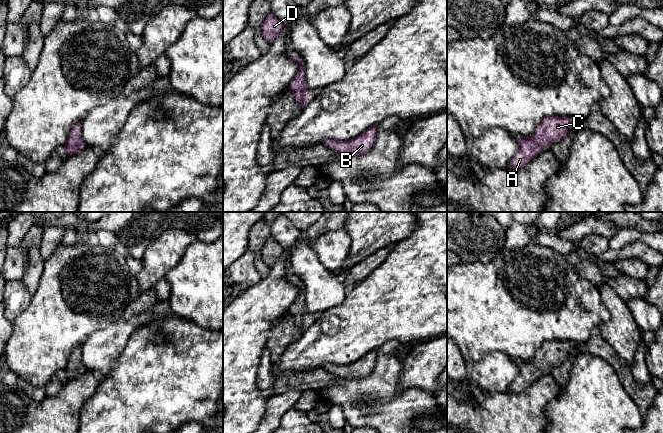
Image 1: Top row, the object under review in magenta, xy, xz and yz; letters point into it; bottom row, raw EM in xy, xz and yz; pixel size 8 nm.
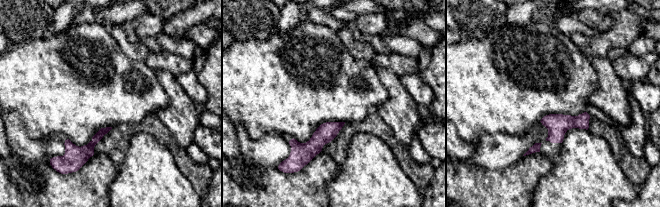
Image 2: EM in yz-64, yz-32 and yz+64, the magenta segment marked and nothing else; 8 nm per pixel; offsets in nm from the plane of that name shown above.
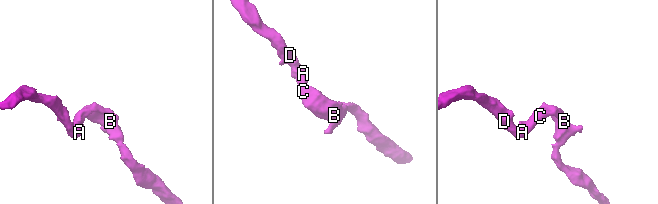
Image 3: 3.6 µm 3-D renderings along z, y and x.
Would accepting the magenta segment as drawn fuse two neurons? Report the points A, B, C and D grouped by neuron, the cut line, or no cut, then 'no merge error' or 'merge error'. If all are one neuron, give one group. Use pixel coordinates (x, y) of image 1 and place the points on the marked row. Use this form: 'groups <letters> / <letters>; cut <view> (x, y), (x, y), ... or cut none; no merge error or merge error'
groups A B C D; cut none; no merge error

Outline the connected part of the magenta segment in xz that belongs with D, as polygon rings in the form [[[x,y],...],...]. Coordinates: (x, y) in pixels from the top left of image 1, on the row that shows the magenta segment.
[[[270,14],[263,21],[260,29],[260,34],[268,43],[272,43],[283,30],[283,28],[284,24],[275,16]]]

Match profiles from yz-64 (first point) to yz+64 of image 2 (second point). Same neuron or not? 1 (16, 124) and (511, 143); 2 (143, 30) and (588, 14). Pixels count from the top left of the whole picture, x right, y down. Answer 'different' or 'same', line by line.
1: same
2: same

